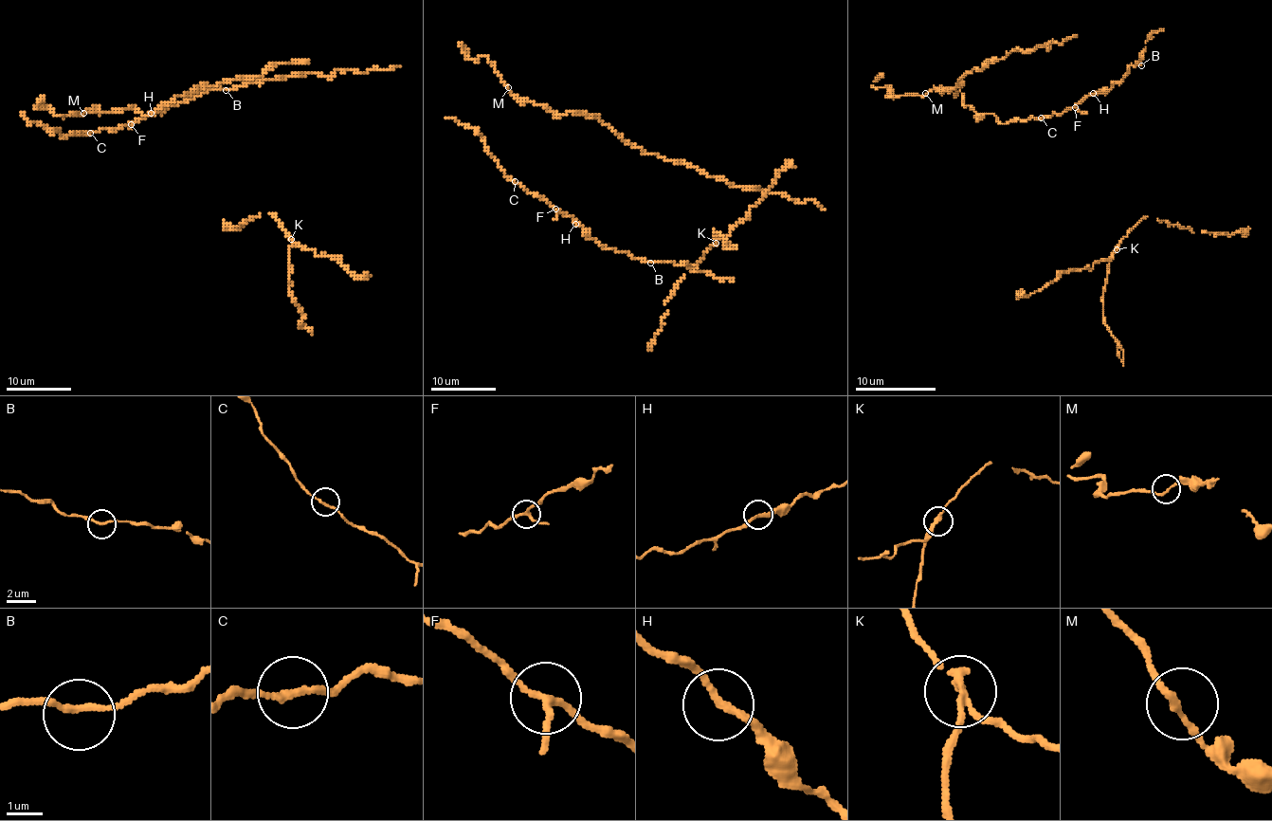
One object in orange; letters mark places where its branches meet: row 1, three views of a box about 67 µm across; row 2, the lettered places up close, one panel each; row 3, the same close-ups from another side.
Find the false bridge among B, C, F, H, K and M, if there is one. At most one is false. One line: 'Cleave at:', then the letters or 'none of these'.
Cleave at: K

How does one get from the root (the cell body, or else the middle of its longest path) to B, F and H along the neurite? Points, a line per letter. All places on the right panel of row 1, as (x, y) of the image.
B: (1043, 118), (1063, 114), (1089, 96), (1105, 93), (1123, 80), (1132, 65), (1141, 65)
F: (1043, 118), (1075, 107)
H: (1043, 118), (1063, 114), (1093, 93)

